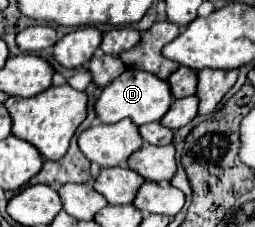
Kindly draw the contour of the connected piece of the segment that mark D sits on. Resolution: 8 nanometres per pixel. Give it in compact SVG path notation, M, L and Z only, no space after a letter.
M128 68L124 74L120 74L112 84L108 84L102 90L102 96L96 102L96 114L104 124L114 124L122 118L130 118L134 124L142 126L148 122L158 122L164 118L164 112L172 106L174 96L168 88L168 82L142 70Z

